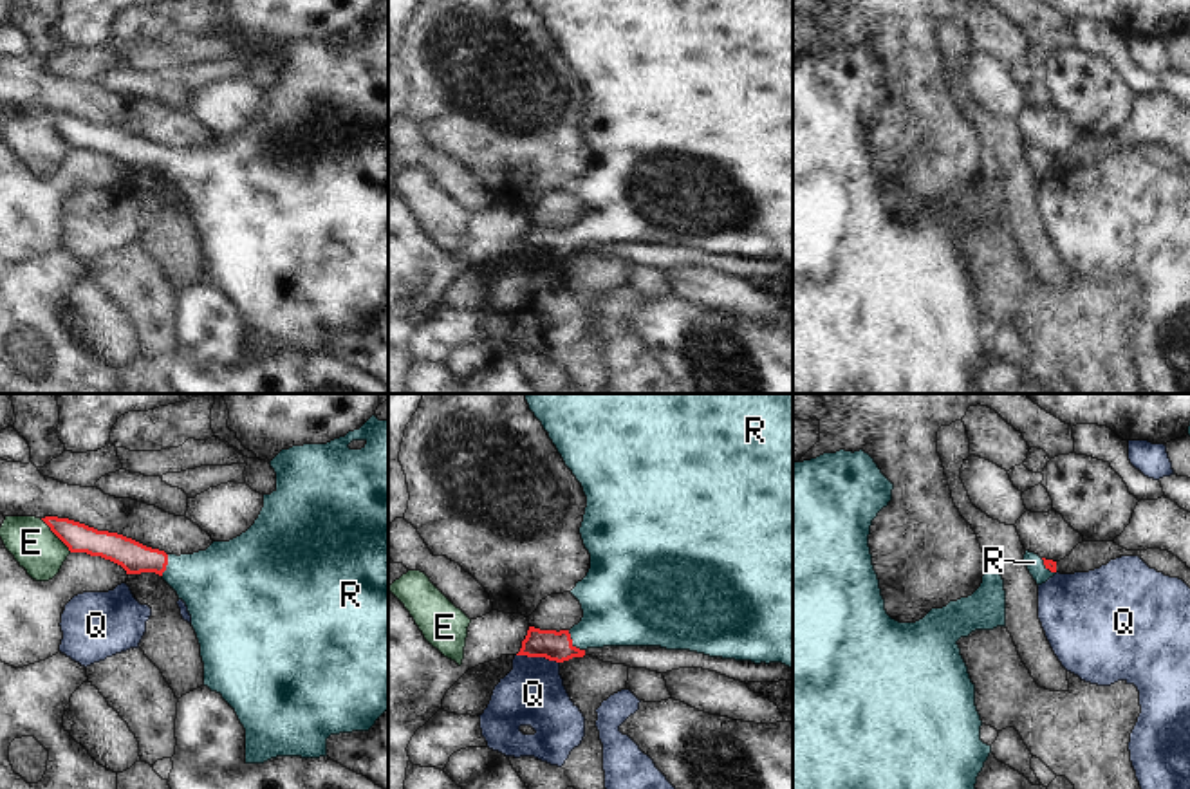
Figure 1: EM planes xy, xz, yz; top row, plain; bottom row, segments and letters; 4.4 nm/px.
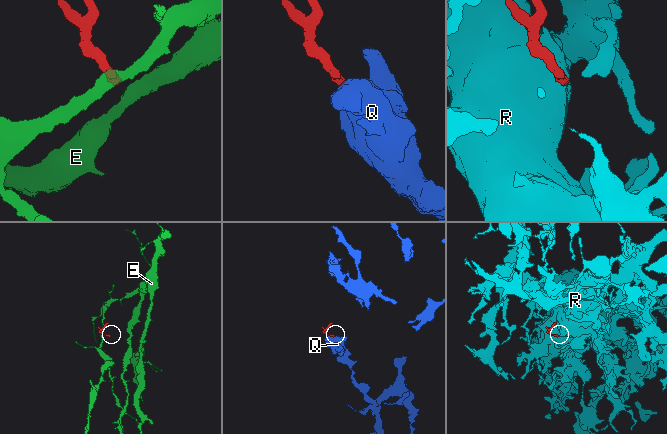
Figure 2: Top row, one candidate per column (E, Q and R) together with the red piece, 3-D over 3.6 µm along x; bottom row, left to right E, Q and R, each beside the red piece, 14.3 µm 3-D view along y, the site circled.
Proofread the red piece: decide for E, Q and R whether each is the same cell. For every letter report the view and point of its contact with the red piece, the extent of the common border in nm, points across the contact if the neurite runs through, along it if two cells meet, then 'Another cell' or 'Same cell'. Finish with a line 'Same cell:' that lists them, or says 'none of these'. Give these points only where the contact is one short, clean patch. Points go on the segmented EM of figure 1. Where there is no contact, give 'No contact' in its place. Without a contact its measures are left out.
E: Touches red at xy (55, 533). Shared border 200 nm. Boundary: xy (40, 519), (71, 551). Another cell
Q: Touches red at xz (539, 656). Shared border 200 nm. Boundary: xz (517, 654), (555, 659), (558, 663). Another cell
R: Touches red at xz (571, 643). Shared border 120 nm. Path across: xz (553, 645), (571, 643), (593, 632), (616, 611). Same cell
Same cell: R

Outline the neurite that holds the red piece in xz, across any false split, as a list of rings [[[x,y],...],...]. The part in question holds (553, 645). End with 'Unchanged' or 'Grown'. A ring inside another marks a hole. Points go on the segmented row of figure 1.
[[[525,394],[525,401],[535,417],[542,422],[549,439],[562,455],[565,466],[581,484],[587,497],[587,507],[580,534],[590,554],[590,569],[587,576],[576,583],[571,594],[580,601],[583,617],[571,630],[540,630],[529,627],[522,648],[516,655],[545,657],[563,663],[572,657],[583,657],[587,648],[603,646],[661,646],[666,650],[690,650],[710,657],[760,663],[782,663],[793,668],[793,394]]]. Grown

